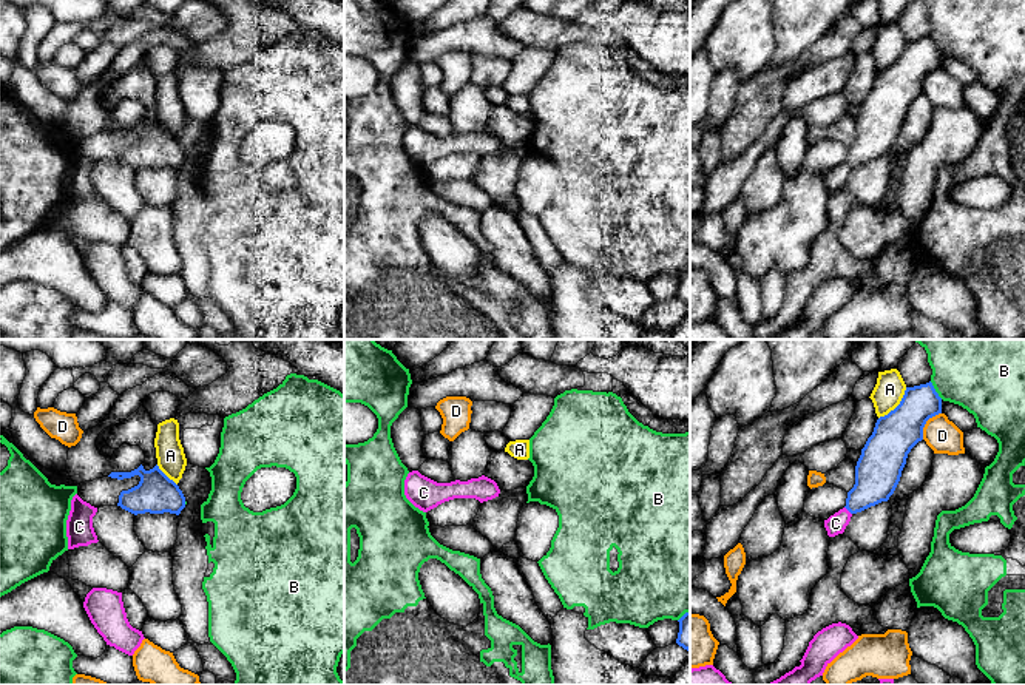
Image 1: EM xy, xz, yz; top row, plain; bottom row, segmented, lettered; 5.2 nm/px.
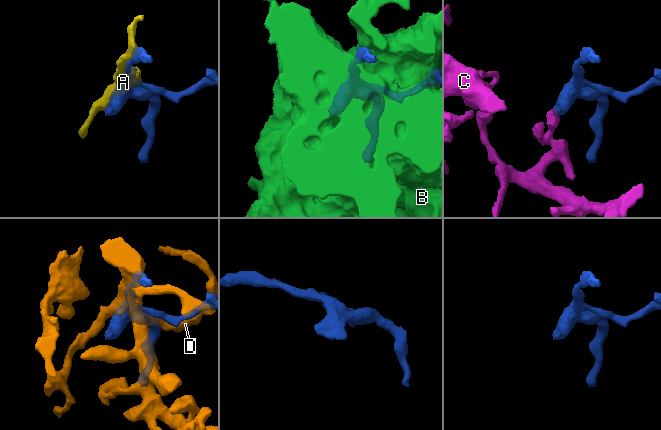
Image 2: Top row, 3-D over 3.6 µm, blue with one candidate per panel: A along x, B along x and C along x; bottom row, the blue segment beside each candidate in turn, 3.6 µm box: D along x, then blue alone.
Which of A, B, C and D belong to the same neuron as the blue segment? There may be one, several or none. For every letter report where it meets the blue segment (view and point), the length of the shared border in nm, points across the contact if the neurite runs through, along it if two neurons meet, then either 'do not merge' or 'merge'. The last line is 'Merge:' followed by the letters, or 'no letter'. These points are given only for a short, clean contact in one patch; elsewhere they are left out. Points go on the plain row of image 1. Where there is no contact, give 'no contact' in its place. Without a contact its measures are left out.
A: yz (897, 60) | 220 nm | do not merge
B: yz (934, 45) | 120 nm | do not merge
C: yz (848, 164) | 60 nm | along yz (845, 161), (851, 168) | do not merge
D: yz (925, 77) | 170 nm | do not merge
Merge: no letter

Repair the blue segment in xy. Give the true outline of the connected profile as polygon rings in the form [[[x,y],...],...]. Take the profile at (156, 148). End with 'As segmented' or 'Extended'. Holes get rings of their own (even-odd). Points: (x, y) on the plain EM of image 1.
[[[140,119],[131,127],[111,127],[108,131],[123,134],[134,130],[140,131],[137,140],[122,145],[119,157],[122,164],[137,168],[176,168],[185,162],[185,151],[179,140],[170,134],[156,119],[153,123],[145,125]]]. As segmented

